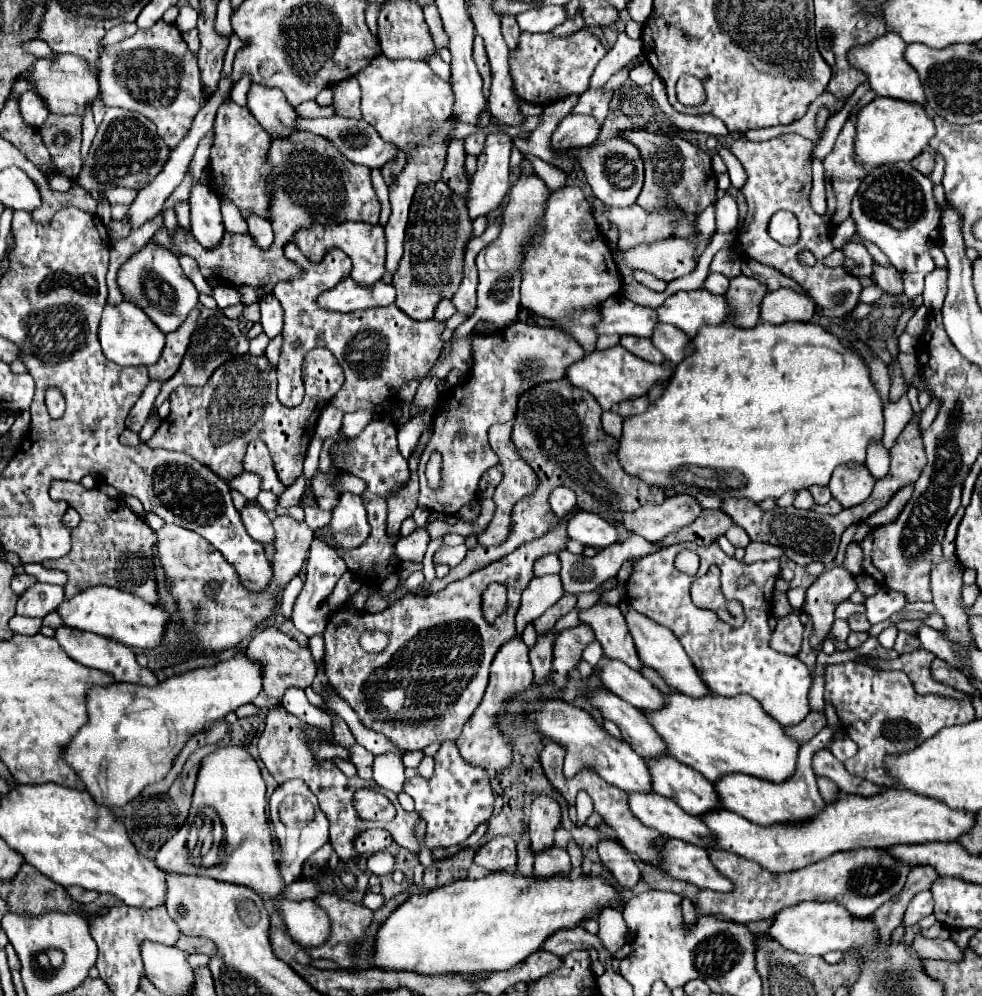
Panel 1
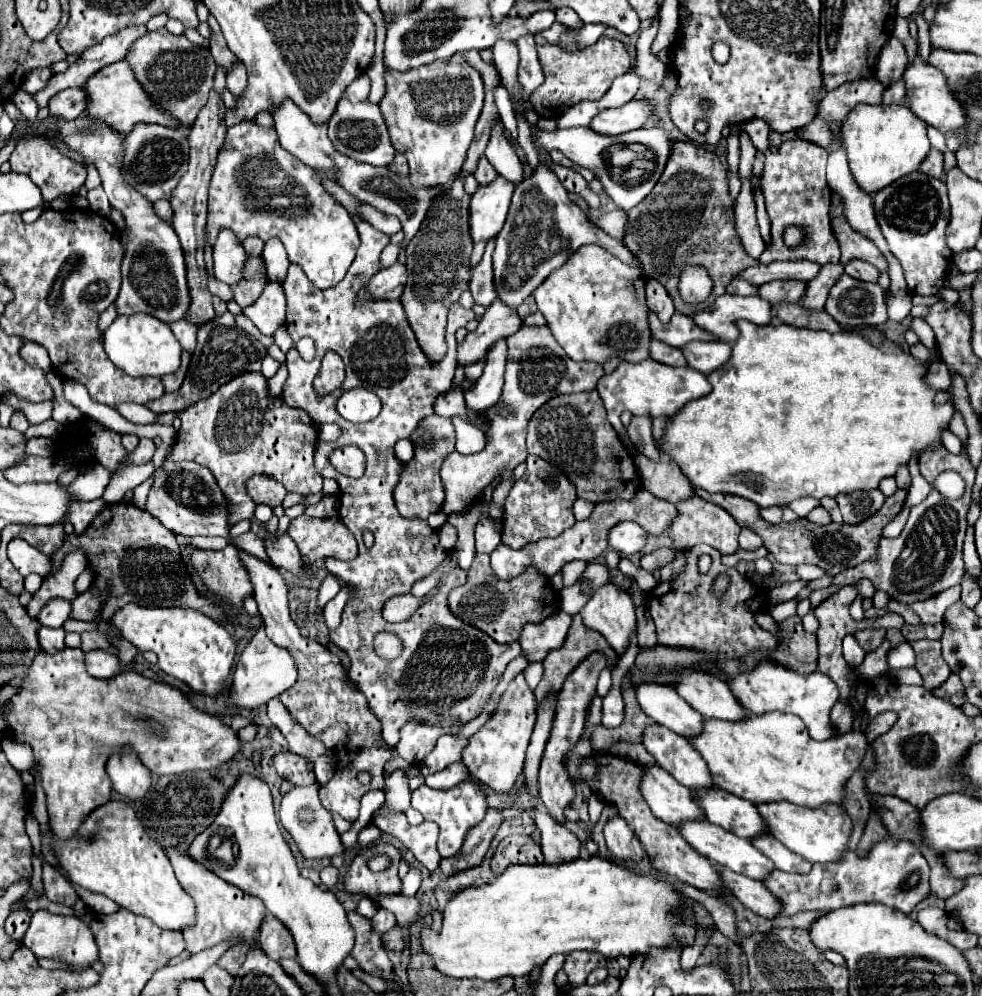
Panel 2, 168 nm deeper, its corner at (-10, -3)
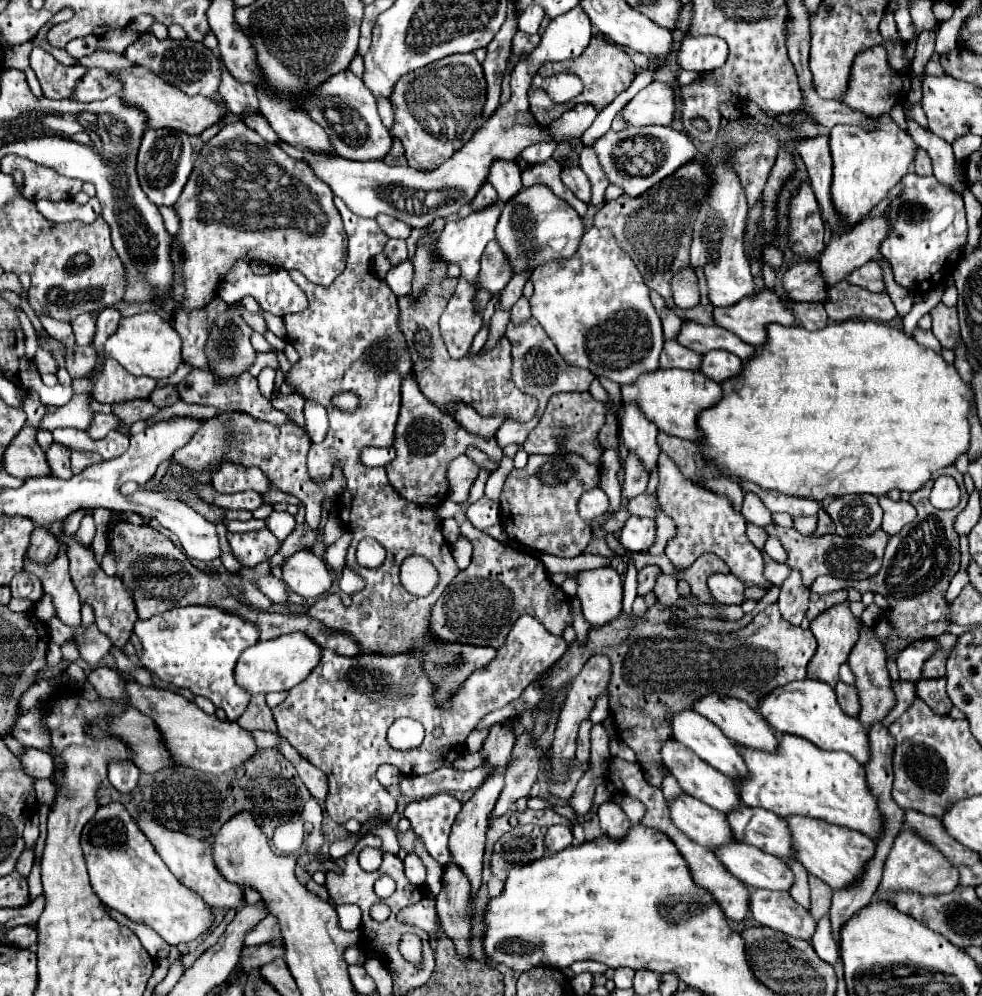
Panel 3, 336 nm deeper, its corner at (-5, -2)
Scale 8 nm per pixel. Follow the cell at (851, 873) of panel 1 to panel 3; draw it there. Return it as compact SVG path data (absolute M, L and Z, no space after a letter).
M901 829L901 833L895 837L889 857L885 859L879 891L881 893L913 891L919 895L941 895L953 891L955 887L957 887L957 871L941 857L941 853L937 853L937 849L933 849L931 845L925 845L925 841L909 833L909 829Z

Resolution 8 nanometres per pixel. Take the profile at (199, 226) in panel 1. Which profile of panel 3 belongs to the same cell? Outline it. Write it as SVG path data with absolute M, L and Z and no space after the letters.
M237 259L237 261L233 263L233 267L231 267L229 273L225 275L225 279L223 279L217 295L219 295L225 303L235 303L235 301L241 301L245 295L251 295L251 297L257 299L257 303L259 303L265 311L269 311L269 313L273 313L273 315L279 315L279 317L283 317L283 315L287 315L287 313L297 313L297 311L305 309L305 305L307 305L305 295L301 293L301 289L297 289L297 285L293 285L293 281L291 281L291 277L289 277L289 273L287 273L285 269L273 269L269 275L263 275L263 277L261 277L261 275L255 275L255 273L251 271L249 263L241 261L241 259Z

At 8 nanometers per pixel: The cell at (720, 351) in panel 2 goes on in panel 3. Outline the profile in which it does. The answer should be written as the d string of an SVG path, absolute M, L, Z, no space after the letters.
M715 349L711 353L703 355L701 361L701 373L705 373L715 383L721 383L741 371L741 359L733 353L727 353L723 349Z

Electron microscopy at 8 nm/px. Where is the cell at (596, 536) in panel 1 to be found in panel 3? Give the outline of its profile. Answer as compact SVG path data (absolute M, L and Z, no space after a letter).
M631 515L619 535L619 543L627 551L647 551L653 541L655 541L655 521L647 517Z

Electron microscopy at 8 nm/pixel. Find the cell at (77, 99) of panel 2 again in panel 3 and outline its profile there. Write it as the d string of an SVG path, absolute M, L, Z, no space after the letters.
M93 67L77 81L71 93L71 101L87 103L87 101L97 101L97 99L107 99L109 95L115 95L117 89L121 89L121 85L117 85L117 81L109 77L109 71Z

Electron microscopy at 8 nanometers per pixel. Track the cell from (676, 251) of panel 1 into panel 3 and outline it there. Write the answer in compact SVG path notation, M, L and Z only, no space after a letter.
M537 183L521 189L503 205L495 233L497 245L513 265L513 275L517 275L549 261L573 257L585 233L585 223L567 201L559 199L547 185Z

